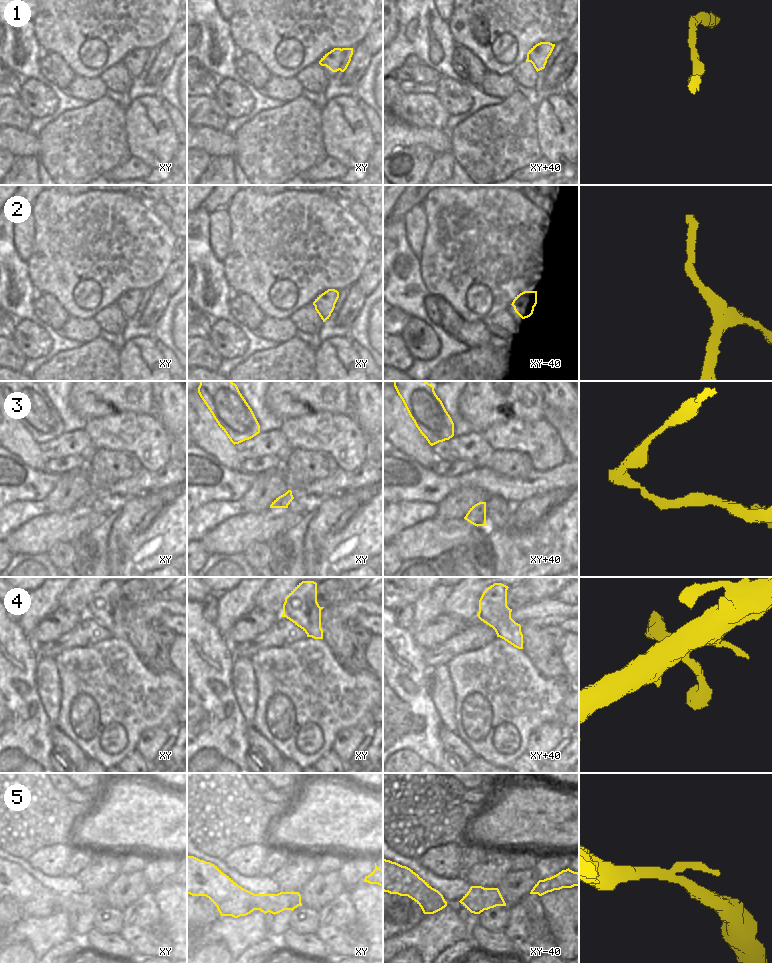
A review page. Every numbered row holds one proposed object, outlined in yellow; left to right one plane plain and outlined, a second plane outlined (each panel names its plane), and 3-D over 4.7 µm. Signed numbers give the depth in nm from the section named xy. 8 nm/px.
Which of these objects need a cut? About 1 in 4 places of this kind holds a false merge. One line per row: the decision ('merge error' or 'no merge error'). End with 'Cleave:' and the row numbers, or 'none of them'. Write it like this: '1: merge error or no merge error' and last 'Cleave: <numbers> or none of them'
1: no merge error
2: merge error
3: no merge error
4: no merge error
5: no merge error
Cleave: 2

